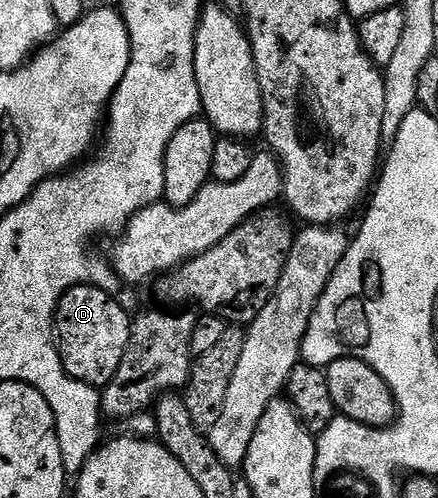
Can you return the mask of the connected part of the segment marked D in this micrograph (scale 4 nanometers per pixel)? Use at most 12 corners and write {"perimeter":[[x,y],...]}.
{"perimeter":[[76,284],[54,312],[64,370],[99,390],[130,341],[131,313]]}

